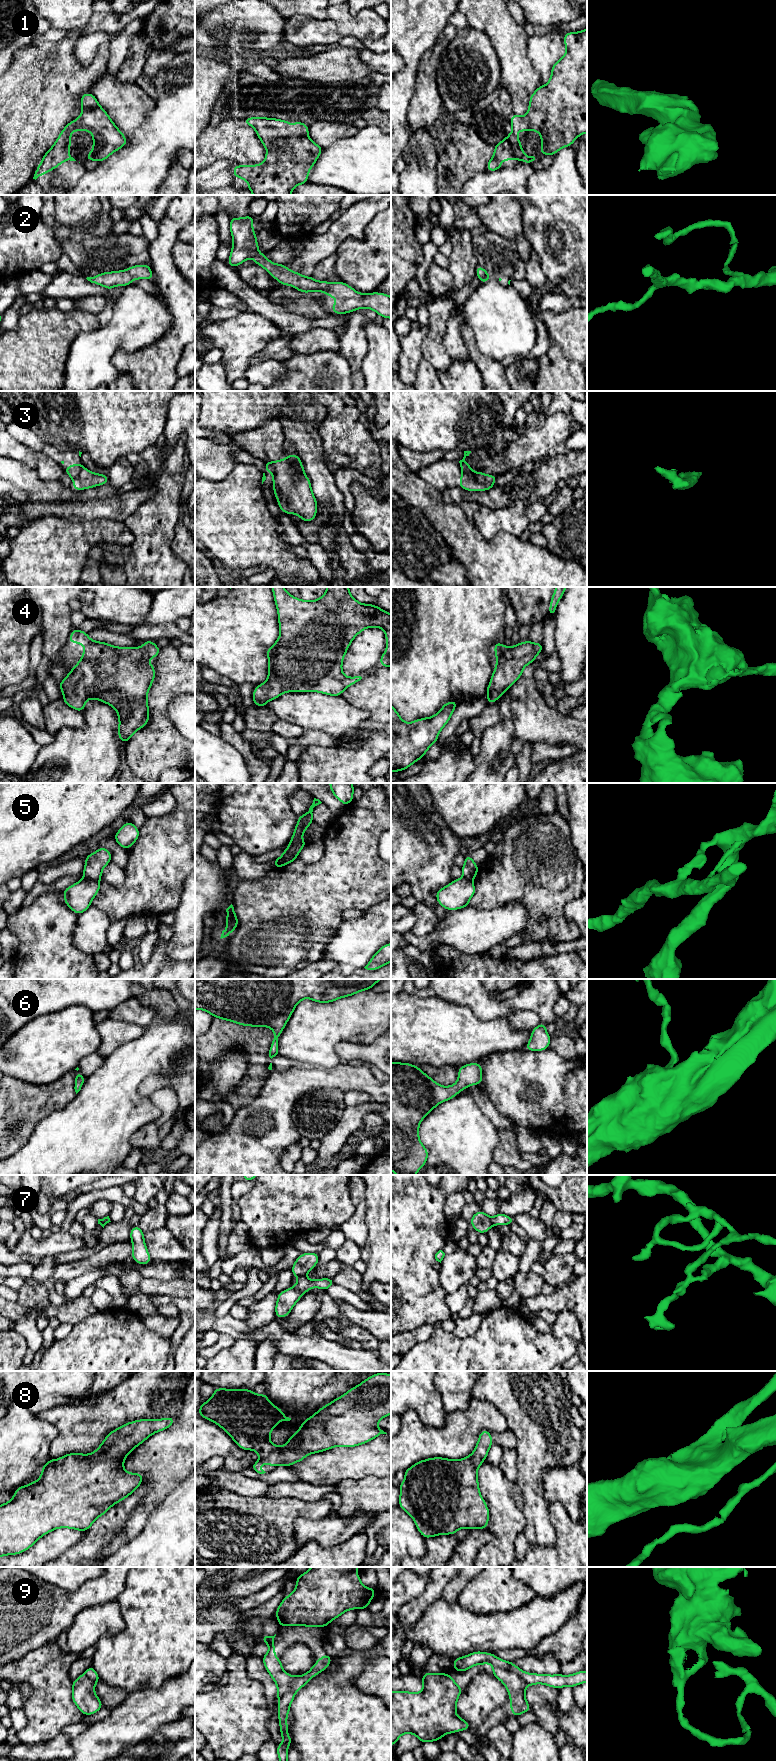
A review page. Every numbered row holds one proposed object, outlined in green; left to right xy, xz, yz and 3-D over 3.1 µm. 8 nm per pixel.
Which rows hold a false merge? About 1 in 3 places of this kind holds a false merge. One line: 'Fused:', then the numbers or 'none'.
Fused: 3, 5, 7, 9

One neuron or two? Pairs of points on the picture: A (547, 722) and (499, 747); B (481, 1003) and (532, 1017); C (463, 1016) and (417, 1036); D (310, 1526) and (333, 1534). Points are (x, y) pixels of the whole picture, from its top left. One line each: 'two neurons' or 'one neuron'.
A: two neurons
B: two neurons
C: one neuron
D: one neuron

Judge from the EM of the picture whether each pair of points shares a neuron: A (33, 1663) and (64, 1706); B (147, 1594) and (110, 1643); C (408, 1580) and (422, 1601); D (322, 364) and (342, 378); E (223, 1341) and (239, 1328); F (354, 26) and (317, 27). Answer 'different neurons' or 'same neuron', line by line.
A: same neuron
B: same neuron
C: different neurons
D: same neuron
E: different neurons
F: same neuron

